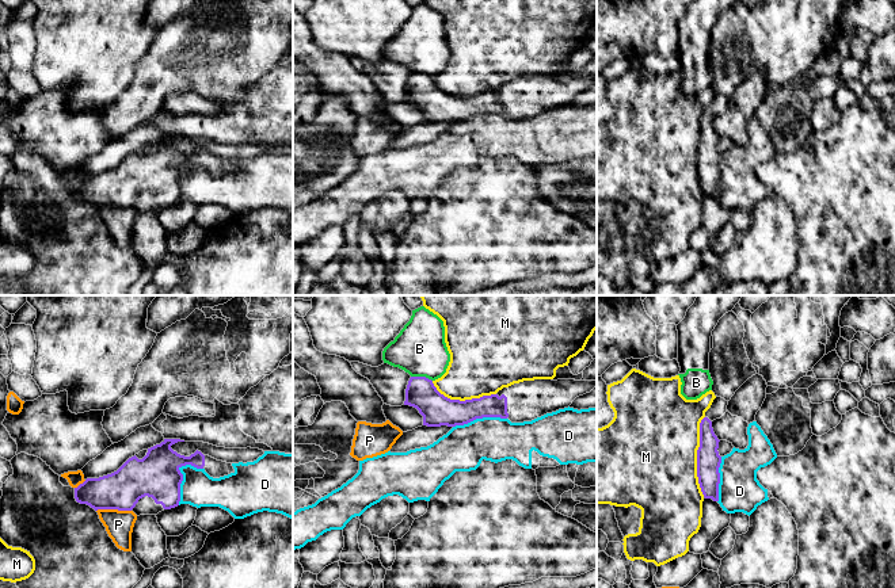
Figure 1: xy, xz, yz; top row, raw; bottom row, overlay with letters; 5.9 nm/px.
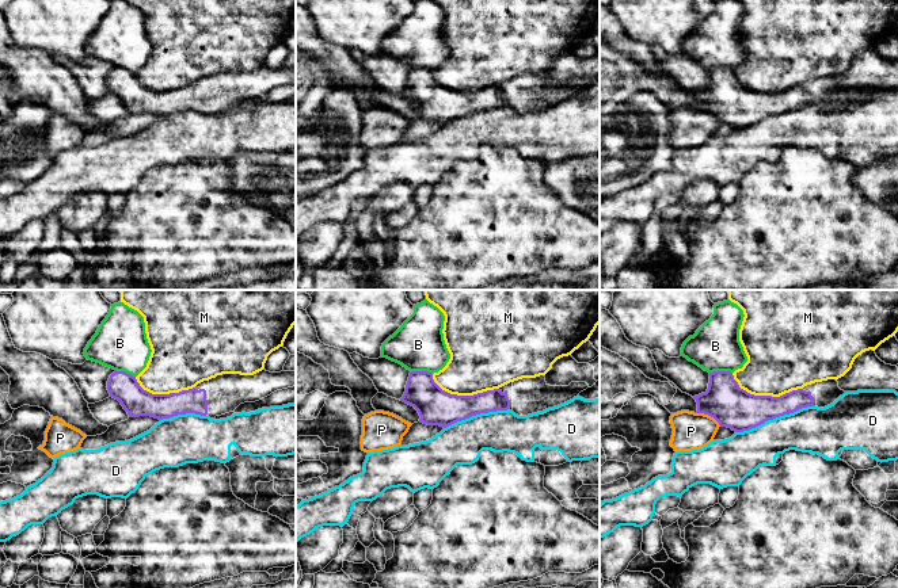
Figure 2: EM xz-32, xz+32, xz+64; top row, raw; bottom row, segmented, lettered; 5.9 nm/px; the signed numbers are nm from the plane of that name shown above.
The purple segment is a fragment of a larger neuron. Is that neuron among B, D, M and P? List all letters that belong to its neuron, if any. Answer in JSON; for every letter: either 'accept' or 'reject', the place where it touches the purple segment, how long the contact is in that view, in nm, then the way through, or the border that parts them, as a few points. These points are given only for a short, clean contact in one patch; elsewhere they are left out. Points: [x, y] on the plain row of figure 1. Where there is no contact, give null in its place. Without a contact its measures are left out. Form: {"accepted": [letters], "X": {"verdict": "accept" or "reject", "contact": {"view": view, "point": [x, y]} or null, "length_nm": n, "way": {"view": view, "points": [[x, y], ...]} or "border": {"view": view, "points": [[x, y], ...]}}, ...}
{"accepted": [], "B": {"verdict": "reject", "contact": {"view": "xz", "point": [422, 73]}, "length_nm": 130}, "D": {"verdict": "reject", "contact": {"view": "xy", "point": [182, 172]}, "length_nm": 260}, "M": {"verdict": "reject", "contact": {"view": "yz", "point": [697, 153]}, "length_nm": 480}, "P": {"verdict": "reject", "contact": {"view": "xy", "point": [113, 205]}, "length_nm": 200, "border": {"view": "xy", "points": [[130, 206], [96, 207]]}}}

